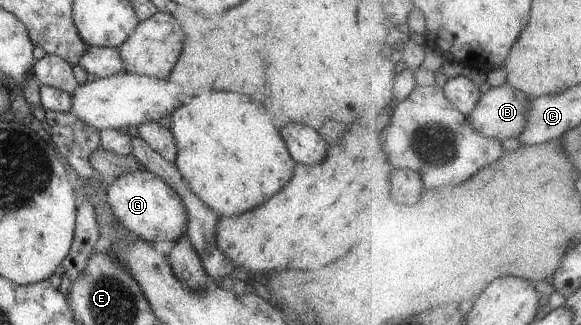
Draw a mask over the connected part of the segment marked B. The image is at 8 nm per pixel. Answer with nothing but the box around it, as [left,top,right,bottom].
[469,82,534,142]

